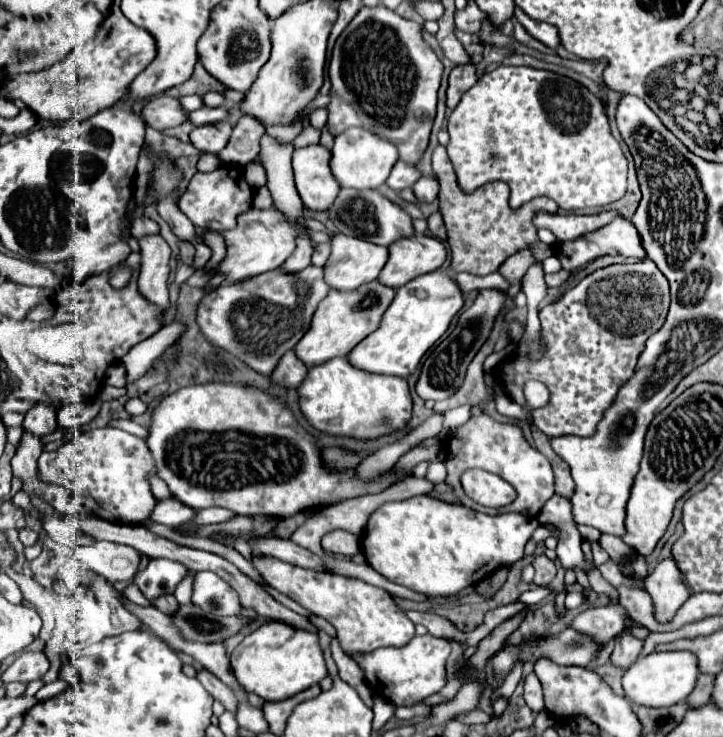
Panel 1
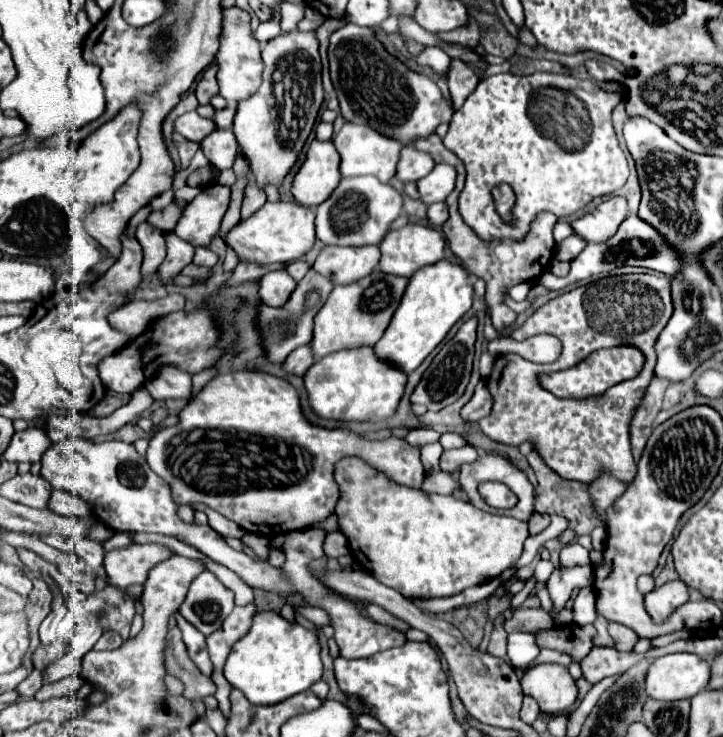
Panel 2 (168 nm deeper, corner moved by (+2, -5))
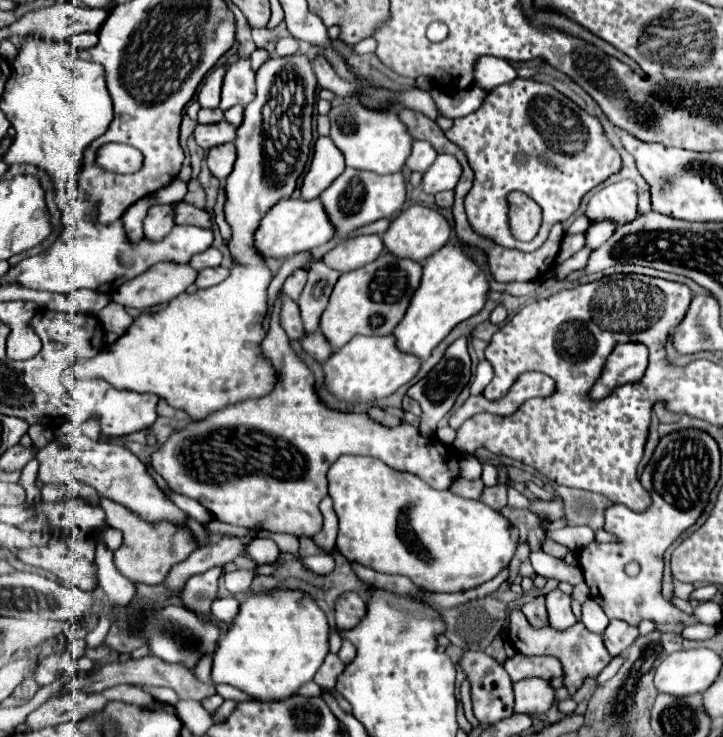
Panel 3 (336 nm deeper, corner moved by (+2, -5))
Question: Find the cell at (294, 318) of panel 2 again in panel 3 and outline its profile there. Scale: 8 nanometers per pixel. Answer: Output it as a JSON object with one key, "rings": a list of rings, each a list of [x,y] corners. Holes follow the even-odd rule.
{"rings":[[[322,261],[310,263],[306,271],[308,271],[308,283],[306,283],[306,287],[298,299],[300,315],[304,321],[304,337],[318,331],[320,315],[326,309],[332,287],[340,277],[338,271],[326,267]]]}

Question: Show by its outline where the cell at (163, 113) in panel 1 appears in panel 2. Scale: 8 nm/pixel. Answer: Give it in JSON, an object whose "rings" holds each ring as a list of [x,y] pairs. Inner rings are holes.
{"rings":[[[192,111],[192,113],[184,113],[182,117],[176,119],[176,131],[182,133],[188,141],[200,143],[206,135],[216,131],[216,123],[212,119],[200,117],[196,111]]]}

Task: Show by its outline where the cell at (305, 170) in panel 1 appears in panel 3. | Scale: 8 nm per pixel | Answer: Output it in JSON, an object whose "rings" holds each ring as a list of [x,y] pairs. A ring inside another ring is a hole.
{"rings":[[[318,137],[314,143],[314,155],[310,171],[302,181],[302,199],[310,201],[320,197],[324,189],[332,185],[332,181],[344,171],[344,155],[336,151],[336,145],[330,137]]]}

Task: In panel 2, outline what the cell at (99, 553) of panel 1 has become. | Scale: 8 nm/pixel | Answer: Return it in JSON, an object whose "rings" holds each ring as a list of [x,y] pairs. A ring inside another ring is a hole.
{"rings":[[[130,543],[128,547],[112,549],[110,553],[106,553],[104,567],[108,579],[118,587],[144,585],[148,579],[148,571],[156,563],[162,563],[172,555],[174,551],[160,543]]]}

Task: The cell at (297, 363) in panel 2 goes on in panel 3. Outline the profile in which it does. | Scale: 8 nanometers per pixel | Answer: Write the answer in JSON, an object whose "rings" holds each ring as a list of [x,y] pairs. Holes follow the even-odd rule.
{"rings":[[[318,331],[302,339],[302,349],[318,363],[324,363],[332,355],[332,347],[328,347],[328,341]]]}

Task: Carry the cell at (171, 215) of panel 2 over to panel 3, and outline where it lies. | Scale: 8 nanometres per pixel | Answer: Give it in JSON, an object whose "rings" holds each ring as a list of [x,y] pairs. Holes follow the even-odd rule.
{"rings":[[[178,201],[174,205],[174,219],[176,225],[200,225],[200,227],[210,227],[210,215],[186,201]]]}

